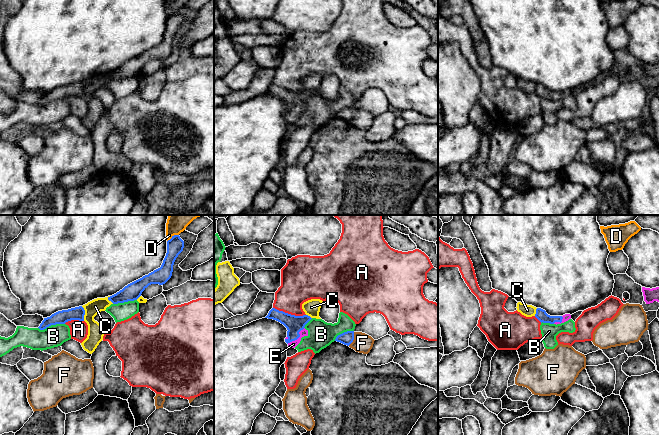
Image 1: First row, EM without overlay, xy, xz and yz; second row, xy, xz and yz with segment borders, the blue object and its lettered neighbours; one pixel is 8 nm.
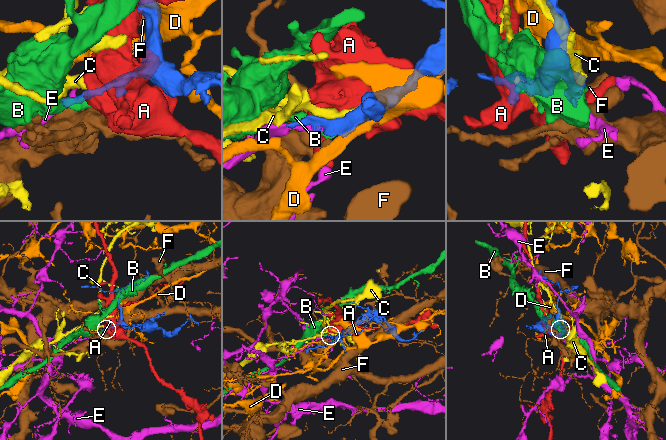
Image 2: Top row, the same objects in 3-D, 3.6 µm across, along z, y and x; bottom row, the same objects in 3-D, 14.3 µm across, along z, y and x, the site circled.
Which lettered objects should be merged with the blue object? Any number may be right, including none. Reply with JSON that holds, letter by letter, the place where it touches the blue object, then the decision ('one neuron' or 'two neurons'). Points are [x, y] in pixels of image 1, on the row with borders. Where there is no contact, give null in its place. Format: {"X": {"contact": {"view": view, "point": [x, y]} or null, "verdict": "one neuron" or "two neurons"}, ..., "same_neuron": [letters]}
{"A": {"contact": {"view": "xz", "point": [289, 314]}, "verdict": "two neurons"}, "B": {"contact": {"view": "xy", "point": [51, 324]}, "verdict": "two neurons"}, "C": {"contact": {"view": "xy", "point": [84, 313]}, "verdict": "two neurons"}, "D": {"contact": {"view": "xy", "point": [172, 237]}, "verdict": "two neurons"}, "E": {"contact": {"view": "xz", "point": [297, 338]}, "verdict": "one neuron"}, "F": {"contact": {"view": "xz", "point": [353, 339]}, "verdict": "two neurons"}, "same_neuron": ["E"]}

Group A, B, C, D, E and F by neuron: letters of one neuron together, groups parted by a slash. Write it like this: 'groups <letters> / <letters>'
groups A / B / C / D / E / F

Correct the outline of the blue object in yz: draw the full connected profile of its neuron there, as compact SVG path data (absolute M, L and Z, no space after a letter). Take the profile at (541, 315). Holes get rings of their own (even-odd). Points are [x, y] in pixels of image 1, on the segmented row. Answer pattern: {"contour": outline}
{"contour": "M541 308L536 309L535 317L542 323L550 323L550 324L561 324L569 319L571 319L570 314L565 314L563 316L550 316L546 313L545 310Z"}

